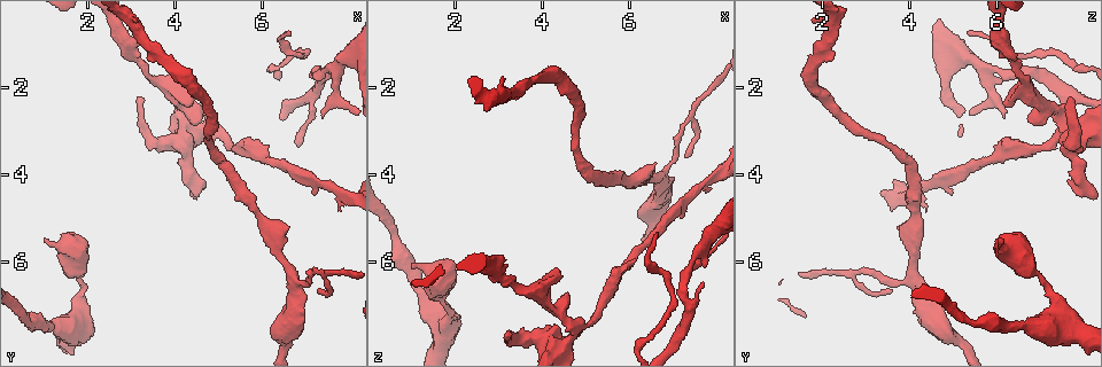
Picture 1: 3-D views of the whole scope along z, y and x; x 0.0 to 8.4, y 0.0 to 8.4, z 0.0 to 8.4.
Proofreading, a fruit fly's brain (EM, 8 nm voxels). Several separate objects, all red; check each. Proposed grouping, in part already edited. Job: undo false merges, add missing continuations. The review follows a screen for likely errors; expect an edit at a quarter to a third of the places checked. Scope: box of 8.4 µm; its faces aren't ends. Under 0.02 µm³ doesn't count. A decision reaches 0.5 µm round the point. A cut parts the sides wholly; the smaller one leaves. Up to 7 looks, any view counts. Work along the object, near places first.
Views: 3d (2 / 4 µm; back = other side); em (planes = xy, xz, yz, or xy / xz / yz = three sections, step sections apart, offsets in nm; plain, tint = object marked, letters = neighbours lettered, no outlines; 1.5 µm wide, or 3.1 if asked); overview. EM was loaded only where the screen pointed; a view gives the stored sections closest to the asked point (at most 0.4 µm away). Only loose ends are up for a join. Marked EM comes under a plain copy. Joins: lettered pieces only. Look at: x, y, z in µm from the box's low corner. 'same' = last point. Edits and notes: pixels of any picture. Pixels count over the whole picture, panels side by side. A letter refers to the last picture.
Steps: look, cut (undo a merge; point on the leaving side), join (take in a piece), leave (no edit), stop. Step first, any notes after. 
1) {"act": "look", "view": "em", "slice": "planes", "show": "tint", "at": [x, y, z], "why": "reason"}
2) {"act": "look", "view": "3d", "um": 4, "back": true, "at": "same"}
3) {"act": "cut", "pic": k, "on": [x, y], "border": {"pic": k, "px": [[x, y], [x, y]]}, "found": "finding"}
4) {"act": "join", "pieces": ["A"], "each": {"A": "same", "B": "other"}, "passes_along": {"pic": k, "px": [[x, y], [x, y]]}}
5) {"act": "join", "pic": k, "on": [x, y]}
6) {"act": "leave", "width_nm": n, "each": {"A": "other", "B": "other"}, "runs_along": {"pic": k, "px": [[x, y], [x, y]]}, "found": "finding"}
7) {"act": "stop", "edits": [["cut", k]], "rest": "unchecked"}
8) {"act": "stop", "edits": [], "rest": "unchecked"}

{"act": "look", "view": "3d", "um": 4, "at": [1.05, 5.40, 6.10], "why": "thick end"}

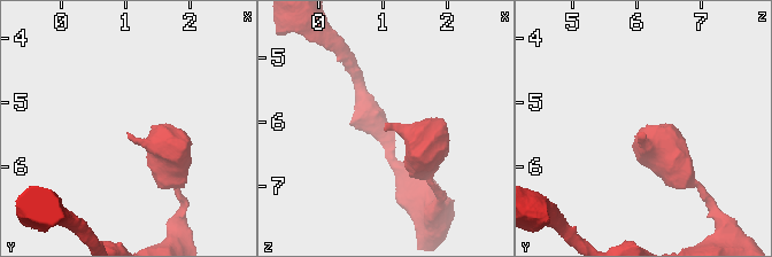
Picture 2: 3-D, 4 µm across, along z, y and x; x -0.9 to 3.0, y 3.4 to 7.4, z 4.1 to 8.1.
{"act": "look", "view": "em", "slice": "planes", "show": "letters", "at": [1.05, 5.50, 6.10], "why": "need the tissue"}

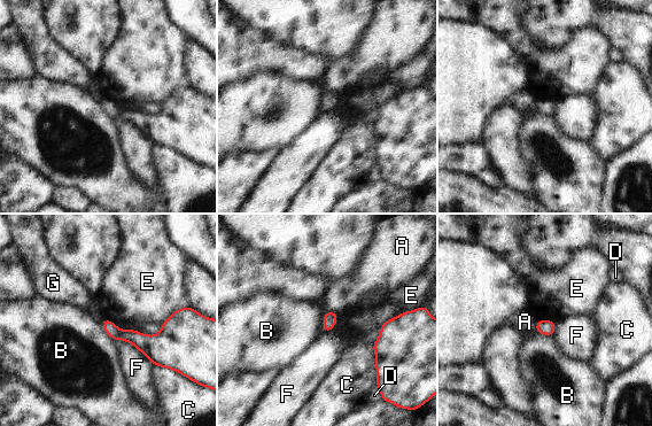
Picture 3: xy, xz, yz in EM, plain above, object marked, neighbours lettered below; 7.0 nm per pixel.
{"act": "leave", "each": {"A": "other", "B": "other", "C": "other", "D": "other", "E": "other", "F": "other", "G": "other"}, "border": {"pic": 3, "px": [[101, 319], [103, 330], [114, 340]]}, "found": "no lettered piece goes on from it"}

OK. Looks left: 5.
{"act": "look", "view": "3d", "um": 2, "at": [4.90, 2.85, 7.45], "why": "three arms meet"}

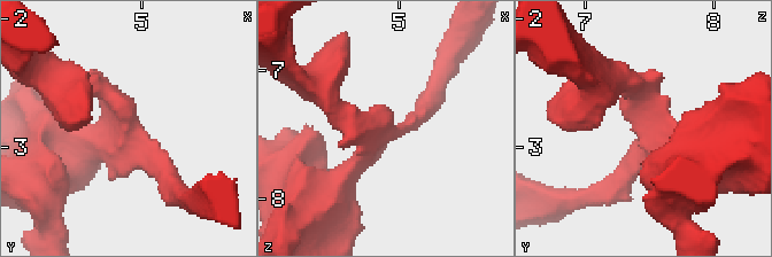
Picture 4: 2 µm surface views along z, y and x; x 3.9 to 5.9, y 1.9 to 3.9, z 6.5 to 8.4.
{"act": "look", "view": "em", "slice": "planes", "show": "letters", "at": [4.90, 2.88, 7.48], "why": "need the tissue"}

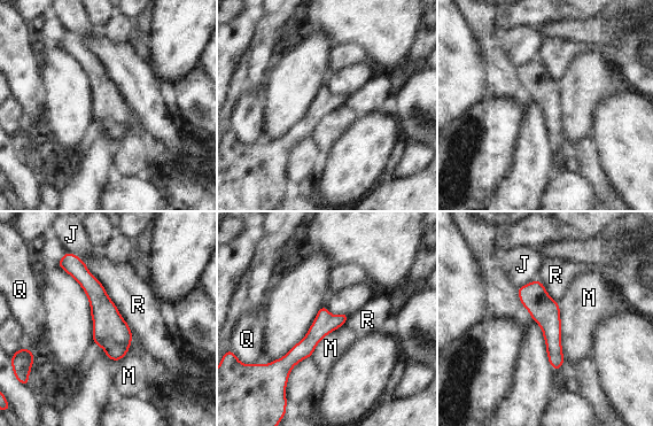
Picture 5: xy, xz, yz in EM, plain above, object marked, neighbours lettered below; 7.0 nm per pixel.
{"act": "leave", "width_nm": 150, "each": {"J": "other", "M": "other", "Q": "other", "R": "other"}, "runs_along": {"pic": 5, "px": [[71, 263], [98, 296], [116, 357]]}, "found": "all the same neuron"}

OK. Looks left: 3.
{"act": "look", "view": "em", "slice": "yz", "step": 8, "show": "letters", "at": [7.30, 2.70, 6.15], "why": "free end"}

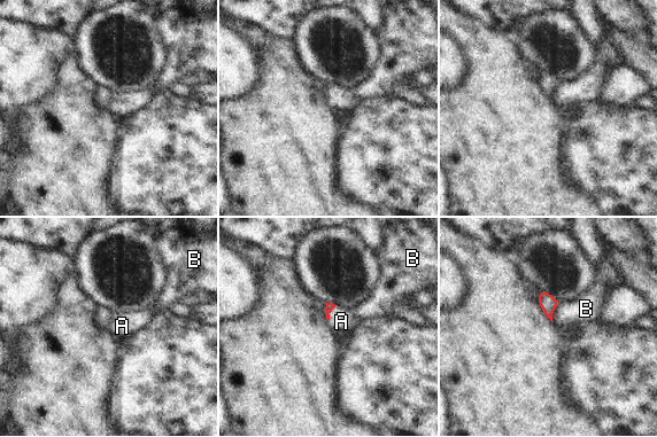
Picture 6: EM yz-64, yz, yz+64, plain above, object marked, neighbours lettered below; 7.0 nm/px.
{"act": "join", "pieces": ["A"], "each": {"A": "same", "B": "other"}, "passes_along": {"pic": 6, "px": [[330, 306], [330, 312], [341, 321]]}, "found": "the neuron continues"}

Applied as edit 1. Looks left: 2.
{"act": "stop", "edits": [["join", 6]], "rest": "unchecked"}

